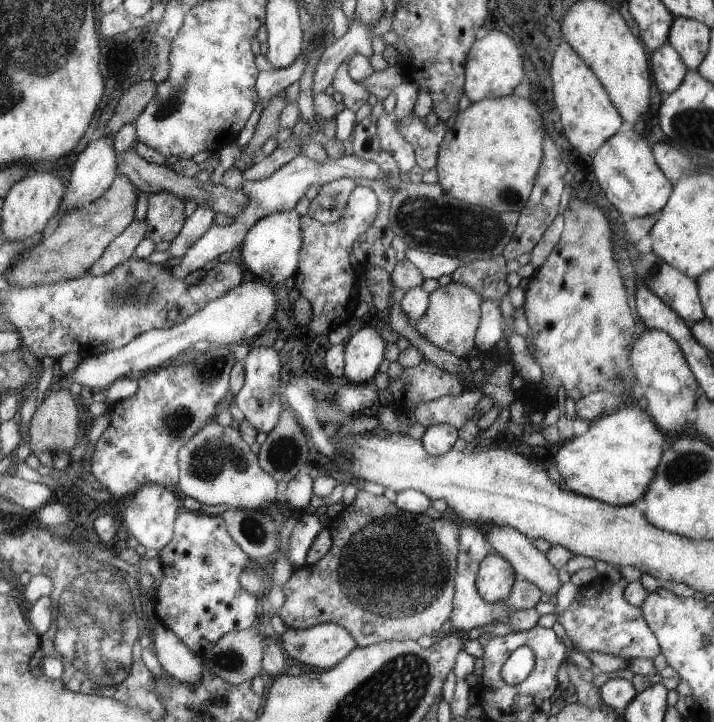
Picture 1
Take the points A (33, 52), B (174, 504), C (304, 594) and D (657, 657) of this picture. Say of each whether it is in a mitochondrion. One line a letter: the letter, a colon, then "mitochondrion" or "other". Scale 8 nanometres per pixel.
A: mitochondrion
B: other
C: other
D: other

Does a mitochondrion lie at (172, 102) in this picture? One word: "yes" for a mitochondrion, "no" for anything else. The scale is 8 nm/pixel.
yes

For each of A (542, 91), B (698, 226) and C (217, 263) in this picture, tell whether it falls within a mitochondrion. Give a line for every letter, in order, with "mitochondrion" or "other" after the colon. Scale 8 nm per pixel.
A: other
B: other
C: other

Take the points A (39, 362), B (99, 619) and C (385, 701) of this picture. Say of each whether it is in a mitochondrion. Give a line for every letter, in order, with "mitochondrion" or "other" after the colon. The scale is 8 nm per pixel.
A: other
B: mitochondrion
C: mitochondrion

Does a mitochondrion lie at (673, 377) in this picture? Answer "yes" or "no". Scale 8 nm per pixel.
no

